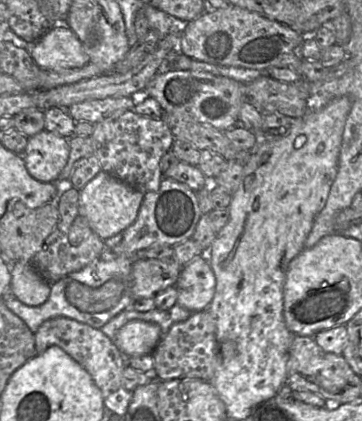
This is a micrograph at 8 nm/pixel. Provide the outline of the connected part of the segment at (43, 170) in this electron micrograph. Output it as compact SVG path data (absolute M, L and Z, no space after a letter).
M44 129L28 138L21 155L27 171L34 179L54 183L60 178L69 154L69 139Z

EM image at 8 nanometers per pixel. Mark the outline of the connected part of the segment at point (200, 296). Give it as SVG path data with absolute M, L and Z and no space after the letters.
M206 255L183 266L175 284L177 304L192 313L207 309L215 294L216 279Z

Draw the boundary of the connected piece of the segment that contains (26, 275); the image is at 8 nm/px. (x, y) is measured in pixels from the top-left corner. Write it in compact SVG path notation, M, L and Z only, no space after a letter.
M31 262L11 263L10 286L16 299L27 306L40 306L50 295L51 283L46 281Z

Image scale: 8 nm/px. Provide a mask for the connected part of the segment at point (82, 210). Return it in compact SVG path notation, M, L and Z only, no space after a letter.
M101 170L80 190L79 213L86 218L89 227L104 241L124 232L134 223L144 194L144 192Z

